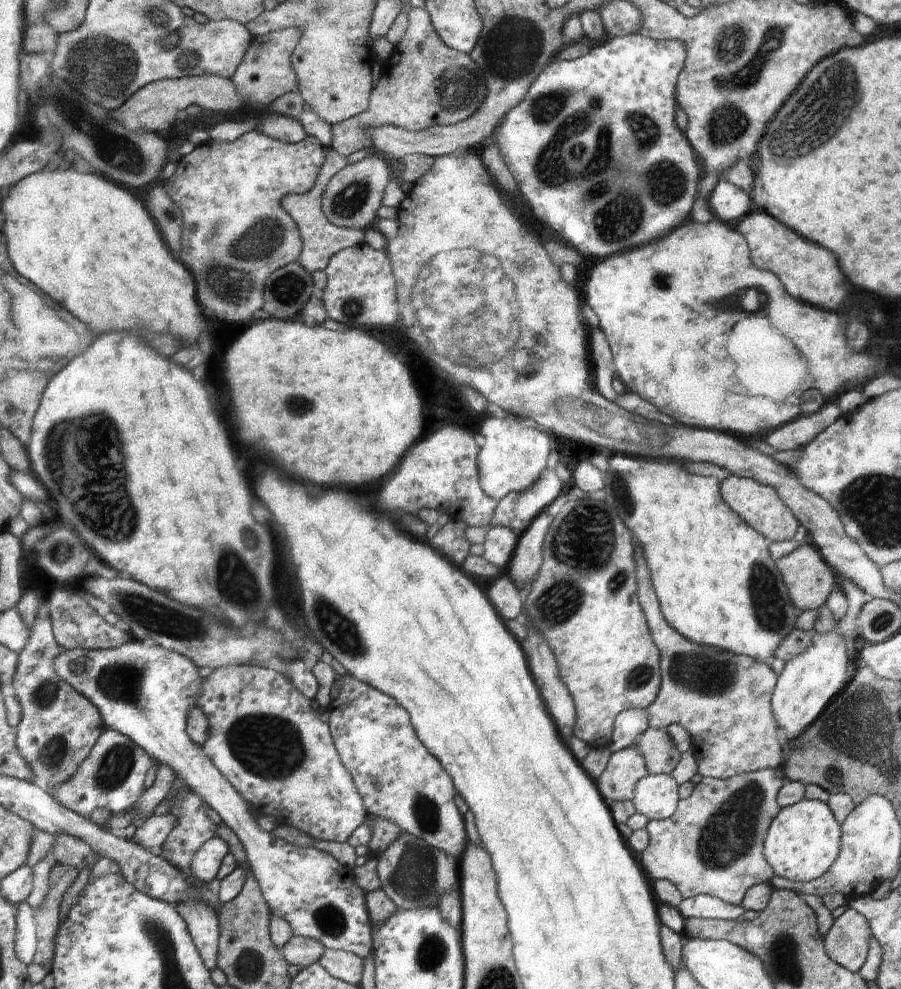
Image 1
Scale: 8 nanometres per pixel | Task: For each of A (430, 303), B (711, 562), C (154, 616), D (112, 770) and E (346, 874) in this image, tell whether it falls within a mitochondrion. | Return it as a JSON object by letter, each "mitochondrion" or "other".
{"A":"other","B":"other","C":"mitochondrion","D":"mitochondrion","E":"other"}

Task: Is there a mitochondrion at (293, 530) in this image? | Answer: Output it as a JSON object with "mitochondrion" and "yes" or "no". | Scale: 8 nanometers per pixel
{"mitochondrion":"no"}

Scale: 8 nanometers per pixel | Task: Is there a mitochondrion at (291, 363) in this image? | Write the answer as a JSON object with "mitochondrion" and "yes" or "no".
{"mitochondrion":"no"}

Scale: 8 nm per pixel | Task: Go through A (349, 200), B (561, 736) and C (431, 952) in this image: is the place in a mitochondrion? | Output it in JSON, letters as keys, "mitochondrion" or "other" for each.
{"A":"mitochondrion","B":"other","C":"mitochondrion"}

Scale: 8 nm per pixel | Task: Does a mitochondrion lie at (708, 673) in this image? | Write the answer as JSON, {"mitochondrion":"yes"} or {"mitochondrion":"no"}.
{"mitochondrion":"yes"}

